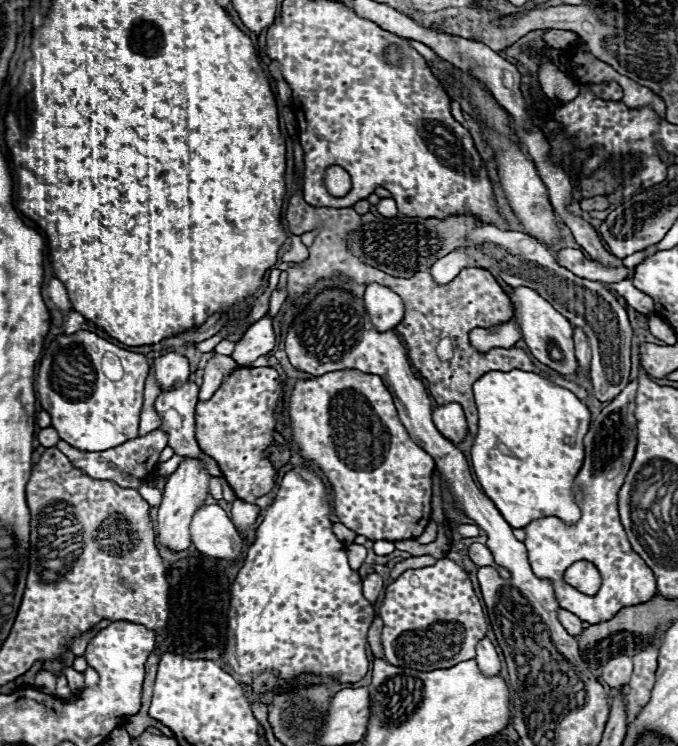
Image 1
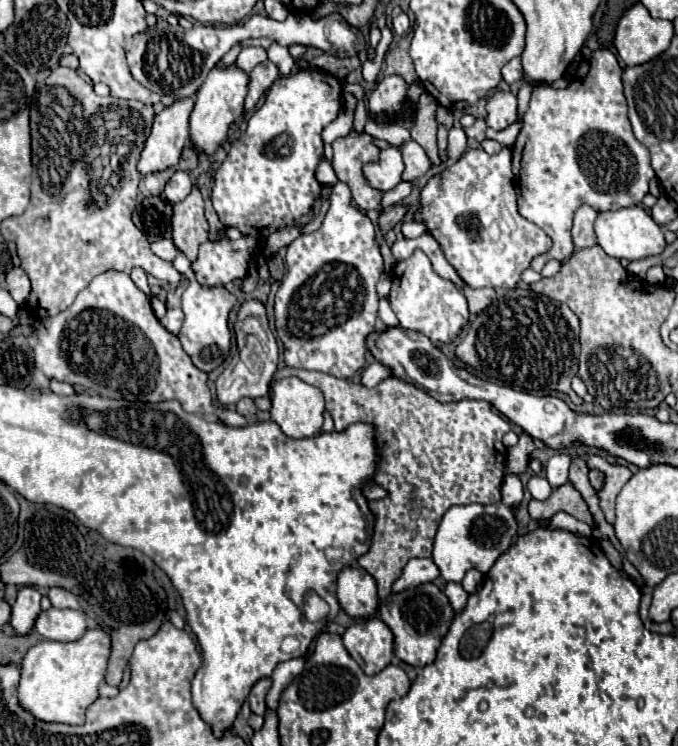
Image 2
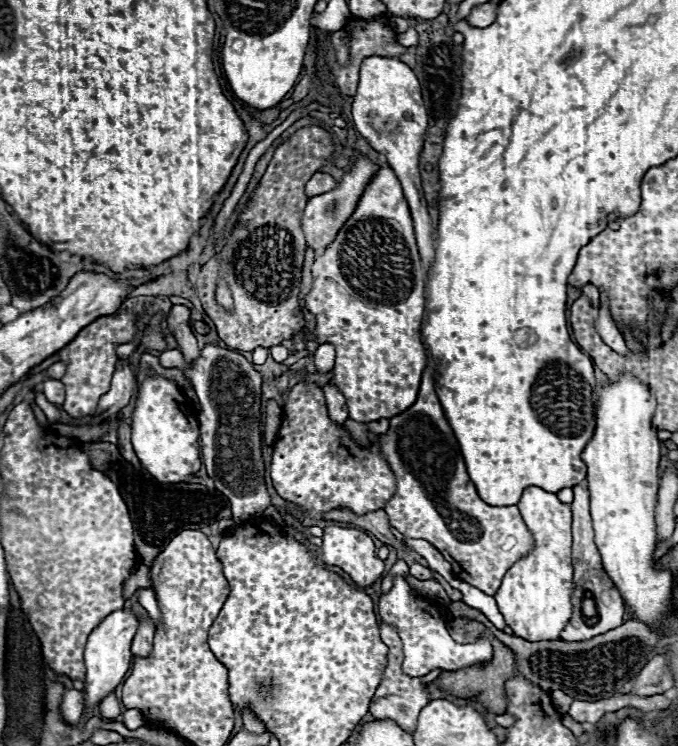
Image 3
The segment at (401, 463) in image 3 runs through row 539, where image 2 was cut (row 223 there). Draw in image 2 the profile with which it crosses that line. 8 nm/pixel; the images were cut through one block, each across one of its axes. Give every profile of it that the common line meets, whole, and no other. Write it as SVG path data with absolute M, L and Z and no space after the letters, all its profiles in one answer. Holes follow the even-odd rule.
M482 148L464 152L460 160L426 182L420 192L420 206L412 212L412 220L426 226L448 264L470 288L516 288L532 258L552 246L544 230L520 216L510 162L512 152L508 148L492 156Z

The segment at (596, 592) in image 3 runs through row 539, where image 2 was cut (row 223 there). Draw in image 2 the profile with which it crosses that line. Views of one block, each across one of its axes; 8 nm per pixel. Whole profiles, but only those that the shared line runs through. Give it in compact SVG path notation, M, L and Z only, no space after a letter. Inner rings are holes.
M580 206L574 214L574 228L572 228L572 240L576 248L588 248L596 244L596 234L594 234L594 220L598 212L590 206Z

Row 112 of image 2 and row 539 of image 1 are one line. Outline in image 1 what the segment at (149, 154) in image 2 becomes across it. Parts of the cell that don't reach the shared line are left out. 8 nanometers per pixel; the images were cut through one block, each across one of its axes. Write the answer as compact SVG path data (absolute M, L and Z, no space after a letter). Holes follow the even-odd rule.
M186 458L180 468L168 478L166 488L164 488L164 496L158 508L158 538L160 538L160 546L168 548L170 552L180 552L186 550L190 546L190 520L192 514L204 506L206 494L208 494L208 472L204 468L204 464L196 458Z

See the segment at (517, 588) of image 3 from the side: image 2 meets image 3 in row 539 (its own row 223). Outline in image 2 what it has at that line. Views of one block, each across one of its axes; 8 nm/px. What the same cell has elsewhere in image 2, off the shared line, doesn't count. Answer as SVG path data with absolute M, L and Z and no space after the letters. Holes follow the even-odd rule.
M606 48L594 50L590 58L580 64L576 74L580 76L574 76L570 86L564 90L540 86L532 92L530 106L524 114L522 130L512 150L512 154L520 154L520 162L514 168L518 212L526 220L540 226L552 238L552 248L536 256L530 264L530 268L534 268L536 272L540 272L548 260L556 258L560 262L566 262L572 256L574 242L570 236L570 228L572 214L578 206L590 204L596 210L618 210L626 206L636 206L648 194L648 182L654 178L654 170L650 166L650 152L632 134L628 106L622 94L622 68L616 56Z

